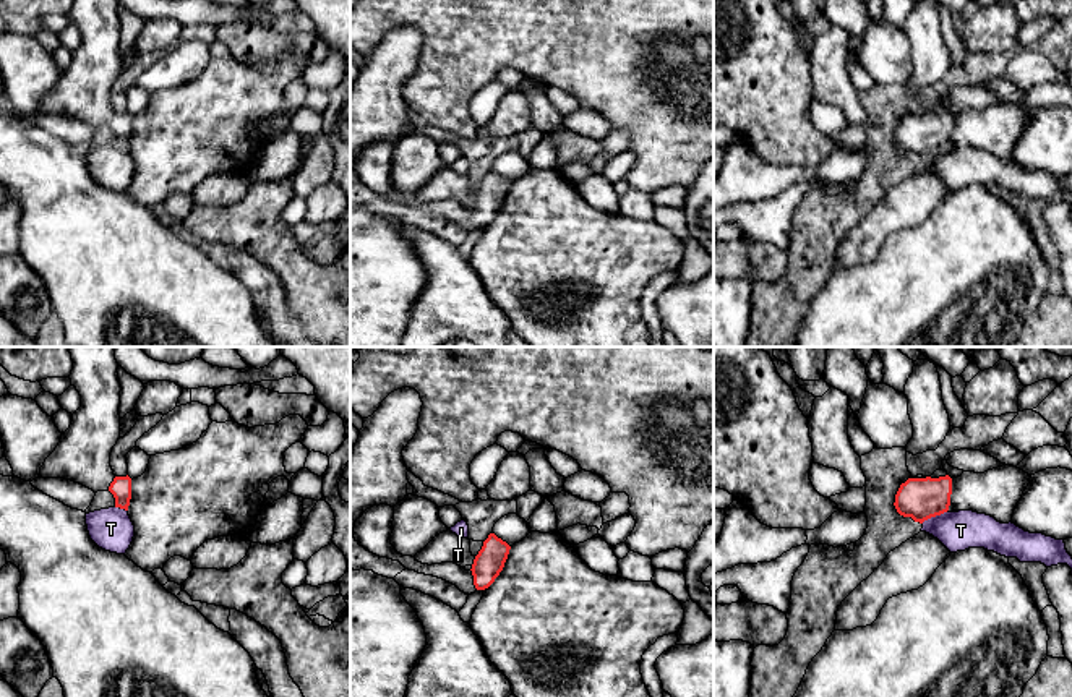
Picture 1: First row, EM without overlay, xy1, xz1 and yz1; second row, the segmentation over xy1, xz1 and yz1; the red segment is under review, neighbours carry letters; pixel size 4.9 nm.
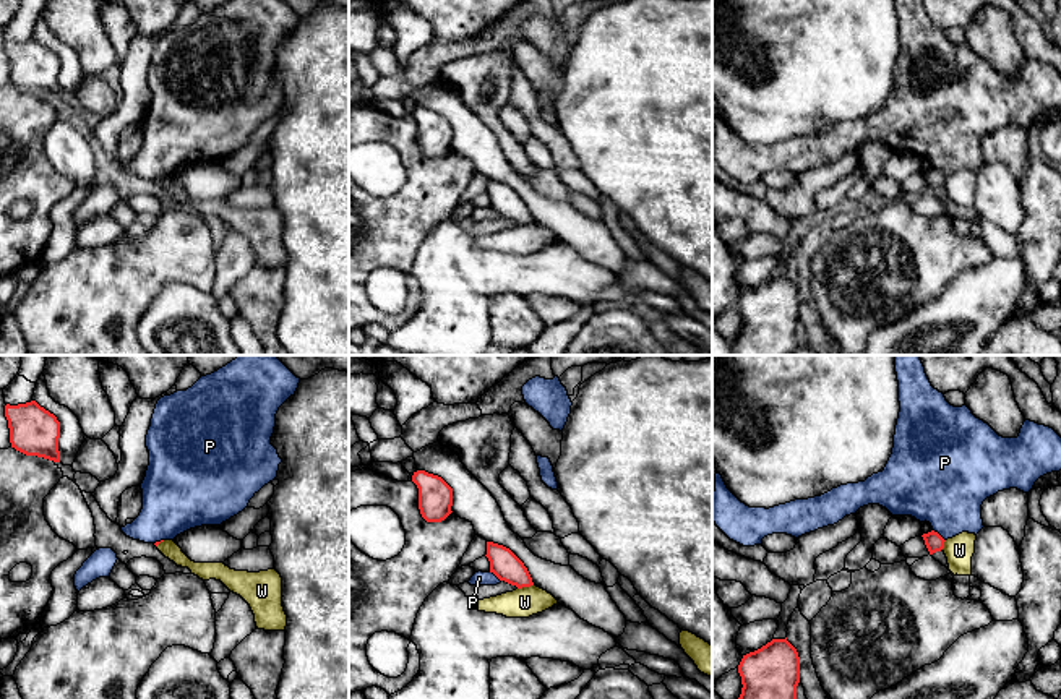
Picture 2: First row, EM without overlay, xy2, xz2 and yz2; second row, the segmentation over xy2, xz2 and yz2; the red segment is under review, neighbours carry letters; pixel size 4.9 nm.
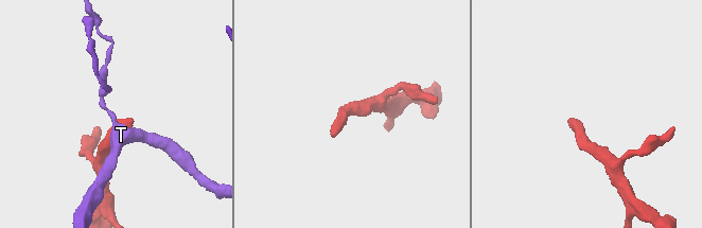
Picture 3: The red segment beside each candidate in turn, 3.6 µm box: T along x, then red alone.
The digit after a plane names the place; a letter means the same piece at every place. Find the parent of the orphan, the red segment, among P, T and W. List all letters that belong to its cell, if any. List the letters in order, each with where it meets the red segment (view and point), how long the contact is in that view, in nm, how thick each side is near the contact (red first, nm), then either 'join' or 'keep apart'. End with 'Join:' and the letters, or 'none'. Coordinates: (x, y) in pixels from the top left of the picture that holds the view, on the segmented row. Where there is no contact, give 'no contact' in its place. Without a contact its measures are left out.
P: yz2 (940, 536) | 90 nm | 90/400 nm | keep apart
T: yz1 (934, 516) | 150 nm | 200/190 nm | keep apart
W: xz2 (524, 586) | 80 nm | 150/150 nm | keep apart
Join: none

